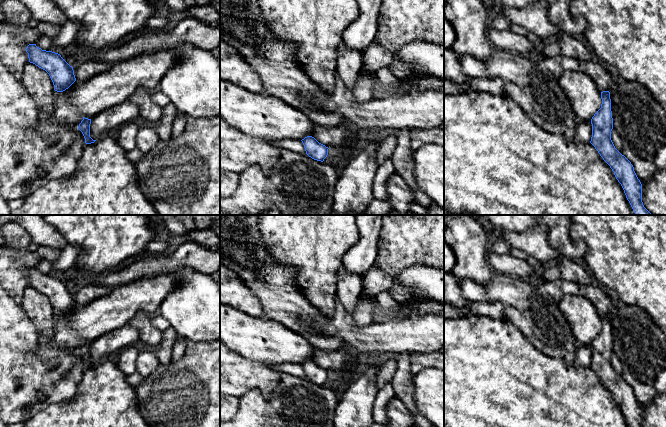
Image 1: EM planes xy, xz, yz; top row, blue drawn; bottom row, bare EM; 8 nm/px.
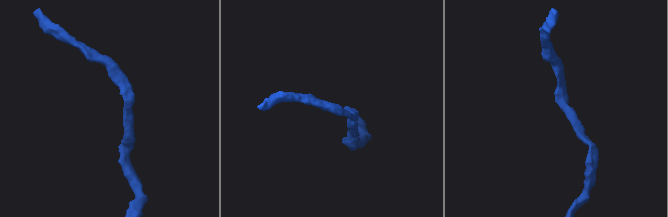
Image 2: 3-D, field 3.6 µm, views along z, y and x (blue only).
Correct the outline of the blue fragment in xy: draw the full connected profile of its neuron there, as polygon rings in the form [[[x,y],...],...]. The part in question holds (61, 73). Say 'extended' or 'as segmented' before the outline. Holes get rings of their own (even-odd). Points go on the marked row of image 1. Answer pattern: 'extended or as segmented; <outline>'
as segmented; [[[29,44],[25,50],[28,53],[29,62],[49,74],[55,91],[63,92],[76,81],[73,67],[60,54],[42,50],[36,44]]]

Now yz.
as segmented; [[[601,92],[601,99],[601,108],[591,119],[592,137],[590,143],[614,172],[635,215],[652,215],[643,205],[642,184],[633,165],[615,148],[611,140],[613,118],[610,92]]]

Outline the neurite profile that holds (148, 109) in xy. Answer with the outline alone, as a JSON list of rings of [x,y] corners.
[[[138,87],[128,98],[139,107],[139,115],[146,121],[156,124],[162,115],[162,108],[151,98],[151,91]]]

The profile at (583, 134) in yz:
[[[591,120],[577,124],[574,142],[575,143],[590,143],[592,137]]]

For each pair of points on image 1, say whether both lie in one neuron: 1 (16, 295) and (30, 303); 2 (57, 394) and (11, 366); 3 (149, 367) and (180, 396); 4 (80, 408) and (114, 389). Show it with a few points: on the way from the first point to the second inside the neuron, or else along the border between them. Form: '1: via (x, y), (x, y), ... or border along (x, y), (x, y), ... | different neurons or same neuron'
1: border along (29, 286), (25, 289), (23, 300), (20, 304) | different neurons
2: via (46, 386), (43, 384), (29, 384), (22, 377) | same neuron
3: border along (160, 364), (145, 377) | different neurons
4: via (88, 408), (95, 408), (106, 397) | same neuron

